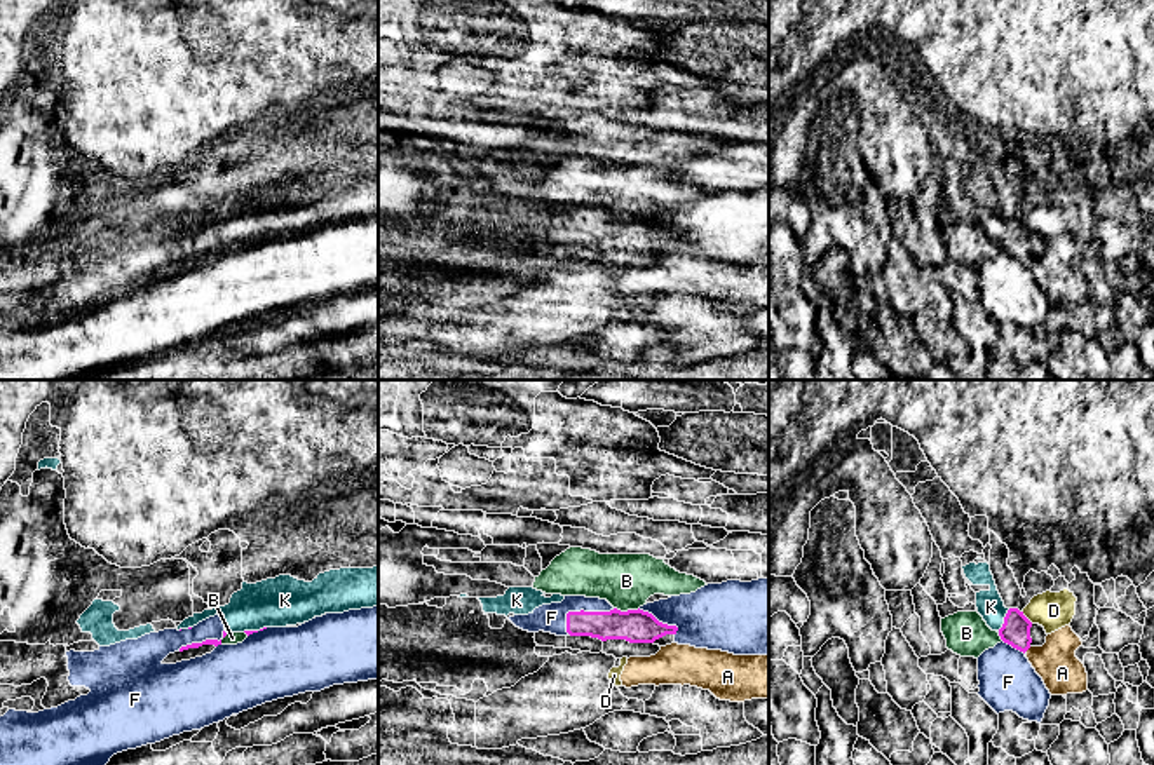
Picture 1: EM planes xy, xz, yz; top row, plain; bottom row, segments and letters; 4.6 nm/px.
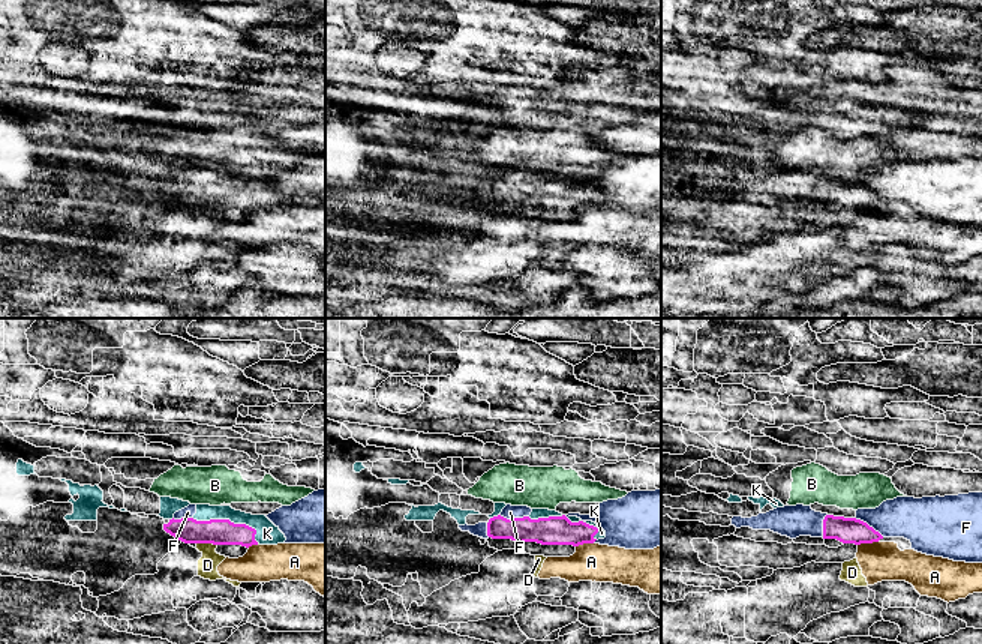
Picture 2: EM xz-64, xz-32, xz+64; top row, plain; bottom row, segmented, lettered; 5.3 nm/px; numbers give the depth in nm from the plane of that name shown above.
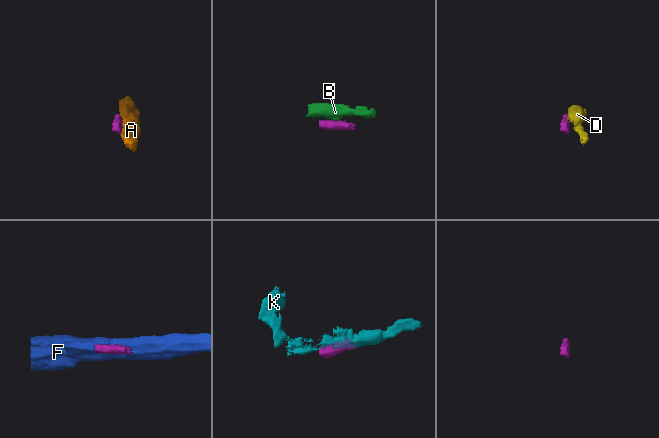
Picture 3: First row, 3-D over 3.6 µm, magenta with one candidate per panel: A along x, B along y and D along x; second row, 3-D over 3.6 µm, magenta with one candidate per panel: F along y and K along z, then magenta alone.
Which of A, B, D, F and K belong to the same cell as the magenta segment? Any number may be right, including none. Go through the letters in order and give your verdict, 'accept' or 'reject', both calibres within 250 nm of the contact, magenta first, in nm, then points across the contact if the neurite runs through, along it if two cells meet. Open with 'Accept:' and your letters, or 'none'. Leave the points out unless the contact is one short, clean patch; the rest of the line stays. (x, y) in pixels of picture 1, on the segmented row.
Accept: K
A: reject; 140 nm thick on the magenta side, 190 nm on the other
B: reject; 160 nm thick on the magenta side, 260 nm on the other; border along xz (614, 607), (621, 610), (638, 609)
D: reject; 140 nm thick on the magenta side, 180 nm on the other; border along yz (1022, 610), (1032, 622)
F: reject; 140 nm thick on the magenta side, 130 nm on the other
K: accept; 140 nm thick on the magenta side, 120 nm on the other

